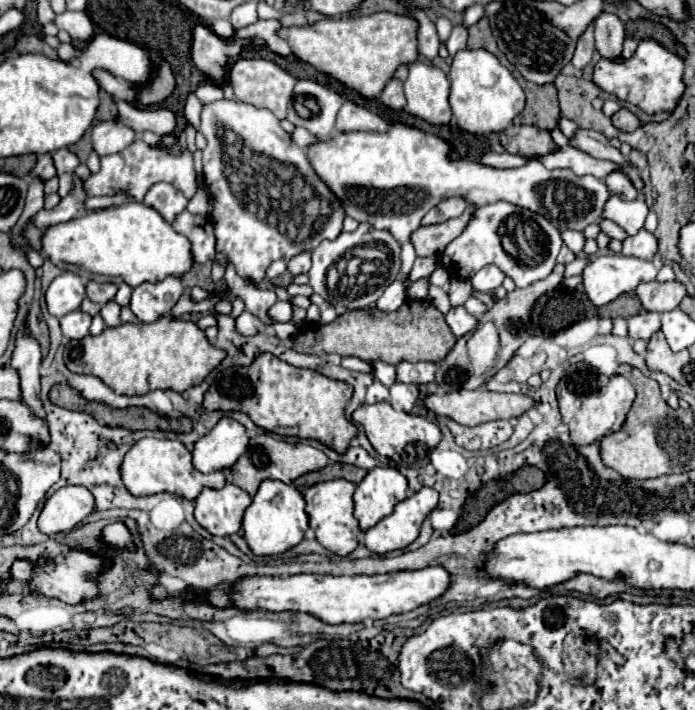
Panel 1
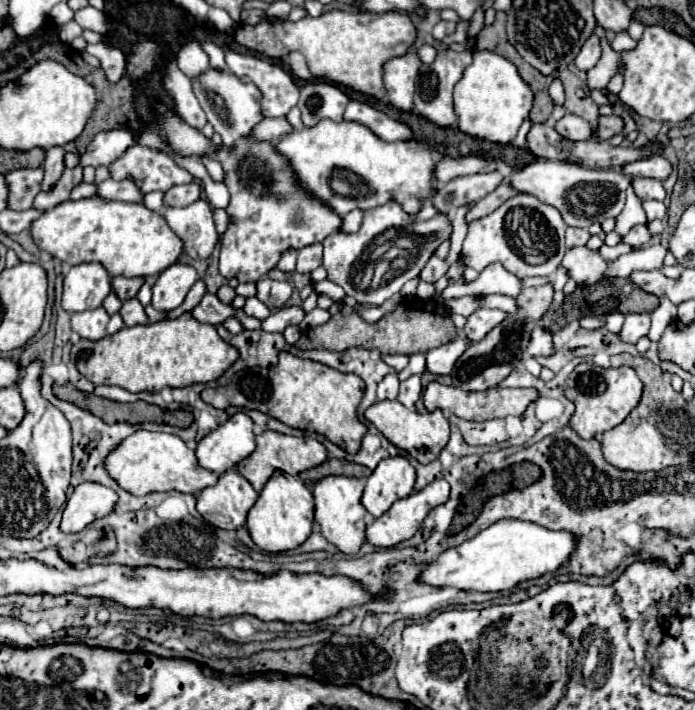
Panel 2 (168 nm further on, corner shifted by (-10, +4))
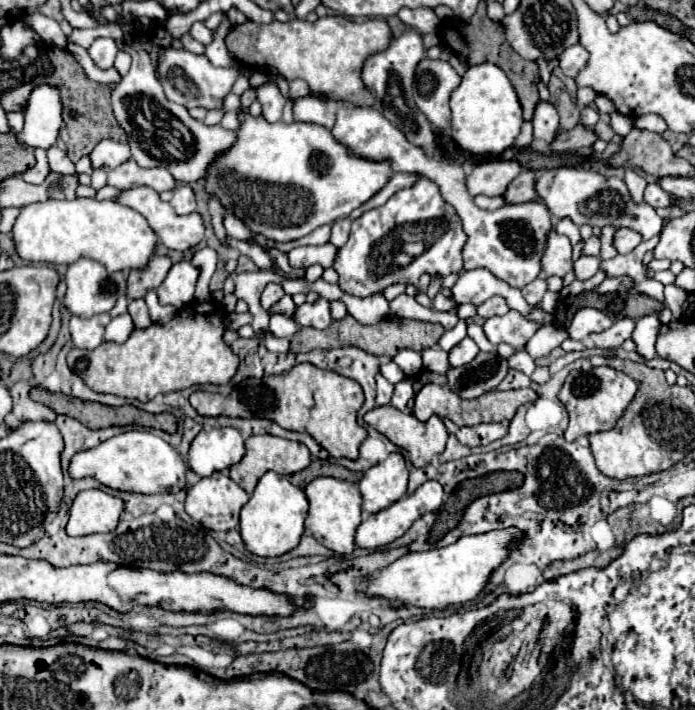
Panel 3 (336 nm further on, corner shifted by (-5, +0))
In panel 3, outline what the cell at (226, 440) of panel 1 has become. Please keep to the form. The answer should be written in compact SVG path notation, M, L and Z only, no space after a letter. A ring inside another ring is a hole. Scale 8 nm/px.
M237 428L201 430L191 442L187 464L199 476L211 476L237 464L245 456L245 440Z

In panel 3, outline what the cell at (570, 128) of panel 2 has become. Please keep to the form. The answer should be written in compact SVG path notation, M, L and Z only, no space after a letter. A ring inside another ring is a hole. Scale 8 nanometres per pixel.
M539 102L535 108L533 116L533 141L531 148L544 154L551 154L549 144L553 141L553 136L559 132L559 116L553 104Z

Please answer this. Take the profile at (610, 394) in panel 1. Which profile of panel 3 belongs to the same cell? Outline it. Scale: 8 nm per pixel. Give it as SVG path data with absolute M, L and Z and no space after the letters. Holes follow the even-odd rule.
M609 366L593 368L589 372L583 372L583 370L569 372L569 376L559 392L559 400L565 404L569 418L571 418L569 428L565 430L565 440L573 442L579 436L611 430L615 426L615 422L623 416L623 412L629 406L629 402L633 400L635 392L637 392L637 382L631 376L617 372Z

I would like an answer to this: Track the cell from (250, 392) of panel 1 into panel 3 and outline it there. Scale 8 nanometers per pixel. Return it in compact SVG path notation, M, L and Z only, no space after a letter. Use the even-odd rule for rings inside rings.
M297 364L287 374L263 376L259 382L247 384L247 378L233 388L231 394L193 392L191 406L201 416L233 416L233 418L267 418L277 422L285 430L307 432L323 446L333 458L355 460L359 446L367 436L367 430L357 424L357 410L363 404L361 386L331 370L321 370L313 364Z

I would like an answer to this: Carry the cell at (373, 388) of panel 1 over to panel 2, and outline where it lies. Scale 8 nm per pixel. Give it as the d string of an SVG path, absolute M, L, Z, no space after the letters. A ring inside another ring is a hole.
M388 374L380 384L378 384L378 400L396 400L398 396L398 374Z

